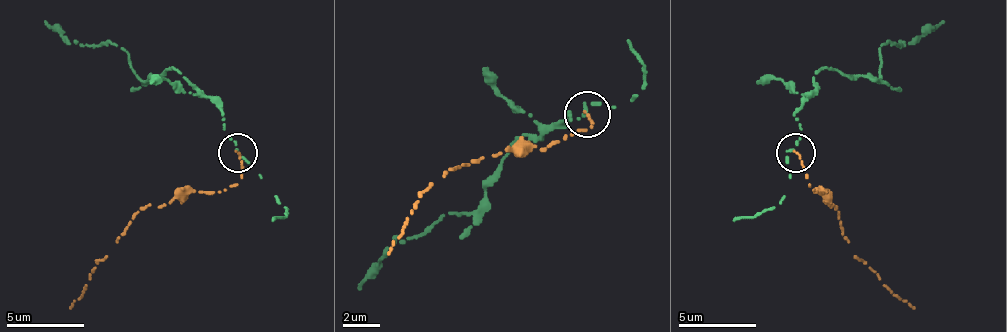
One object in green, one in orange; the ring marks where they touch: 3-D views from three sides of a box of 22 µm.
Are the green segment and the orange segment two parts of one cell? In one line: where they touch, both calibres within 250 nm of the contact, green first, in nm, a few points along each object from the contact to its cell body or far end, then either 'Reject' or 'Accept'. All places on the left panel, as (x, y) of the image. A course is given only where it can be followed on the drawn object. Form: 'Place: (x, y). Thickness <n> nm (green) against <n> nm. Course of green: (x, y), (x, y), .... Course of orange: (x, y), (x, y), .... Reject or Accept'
Place: (238, 153). Thickness 240 nm (green) against 160 nm. Course of green: (239, 152), (219, 109), (176, 70), (145, 82), (114, 43), (79, 47), (44, 20). Course of orange: (239, 152), (239, 183), (215, 191), (180, 191), (137, 214), (98, 265), (71, 308). Reject

